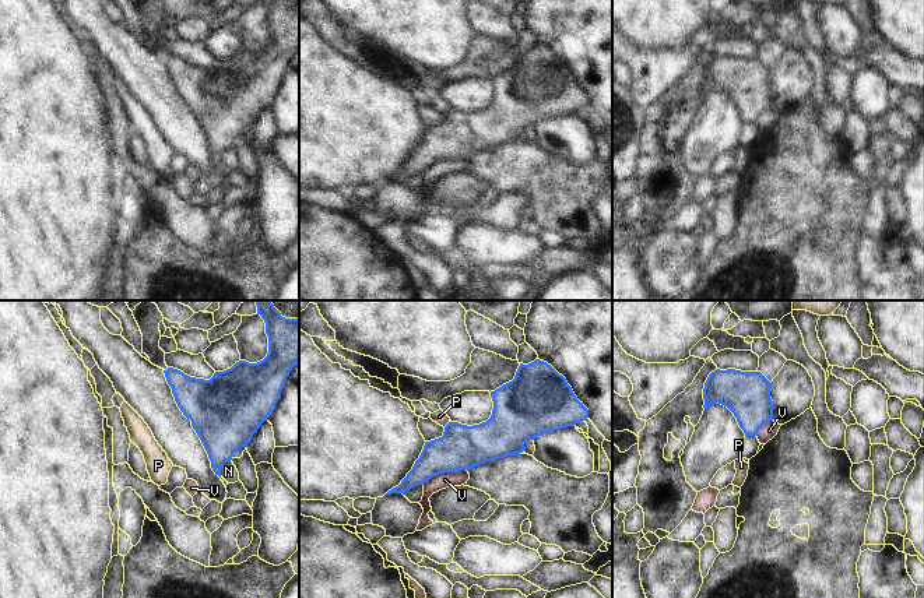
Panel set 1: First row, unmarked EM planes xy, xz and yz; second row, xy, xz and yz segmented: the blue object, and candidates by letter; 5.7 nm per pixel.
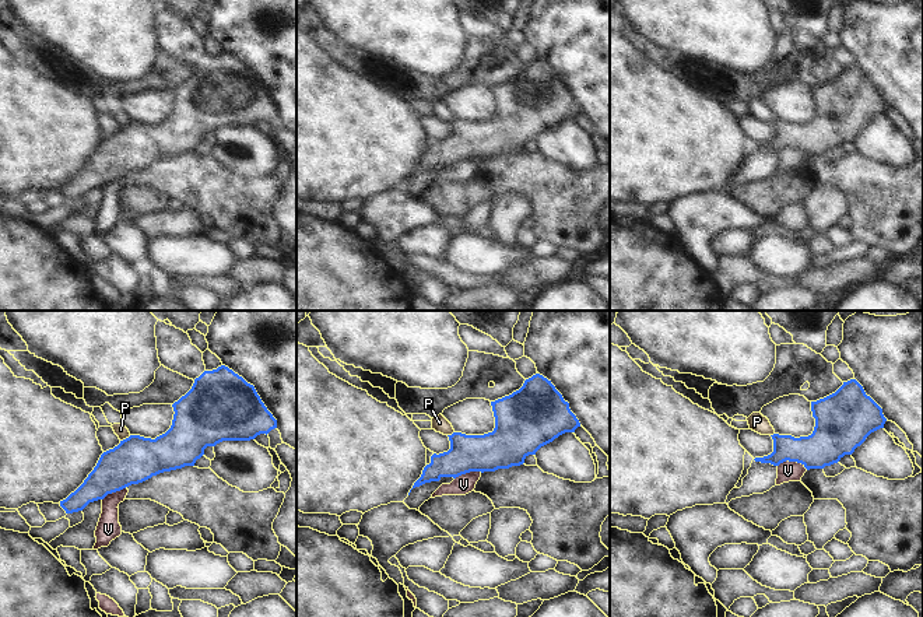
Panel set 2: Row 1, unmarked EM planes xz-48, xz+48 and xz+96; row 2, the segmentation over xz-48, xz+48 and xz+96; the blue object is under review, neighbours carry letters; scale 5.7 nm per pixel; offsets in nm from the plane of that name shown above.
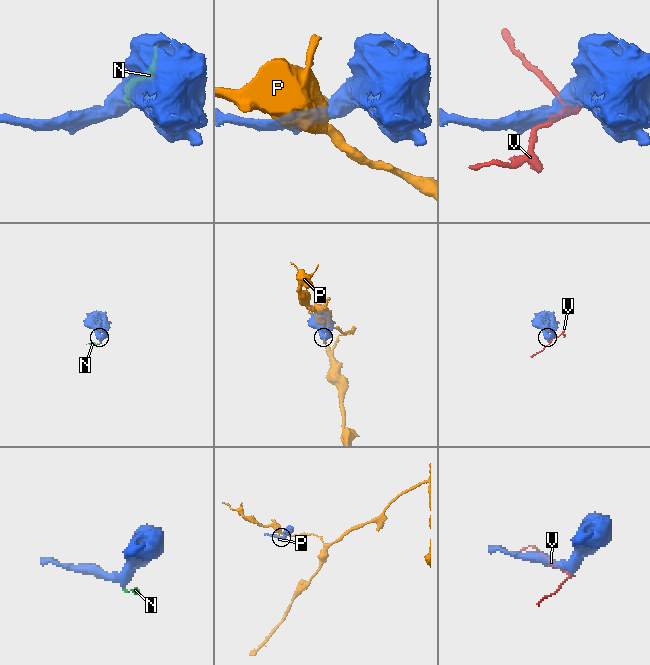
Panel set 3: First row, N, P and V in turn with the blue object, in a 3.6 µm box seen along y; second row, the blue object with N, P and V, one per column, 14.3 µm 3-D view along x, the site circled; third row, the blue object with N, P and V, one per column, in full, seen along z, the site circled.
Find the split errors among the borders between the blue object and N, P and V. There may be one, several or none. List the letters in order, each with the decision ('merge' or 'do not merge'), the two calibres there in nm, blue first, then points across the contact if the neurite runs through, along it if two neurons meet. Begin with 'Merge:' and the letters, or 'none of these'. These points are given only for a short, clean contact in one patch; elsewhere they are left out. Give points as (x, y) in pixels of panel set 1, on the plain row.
Merge: none of these
N: do not merge; 320 nm thick on the blue side, 100 nm on the other; border along xy (229, 147), (221, 152), (220, 162)
P: do not merge; 260 nm thick on the blue side, 80 nm on the other
V: do not merge; 260 nm thick on the blue side, 90 nm on the other

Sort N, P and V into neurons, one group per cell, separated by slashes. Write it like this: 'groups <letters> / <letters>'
groups N V / P

